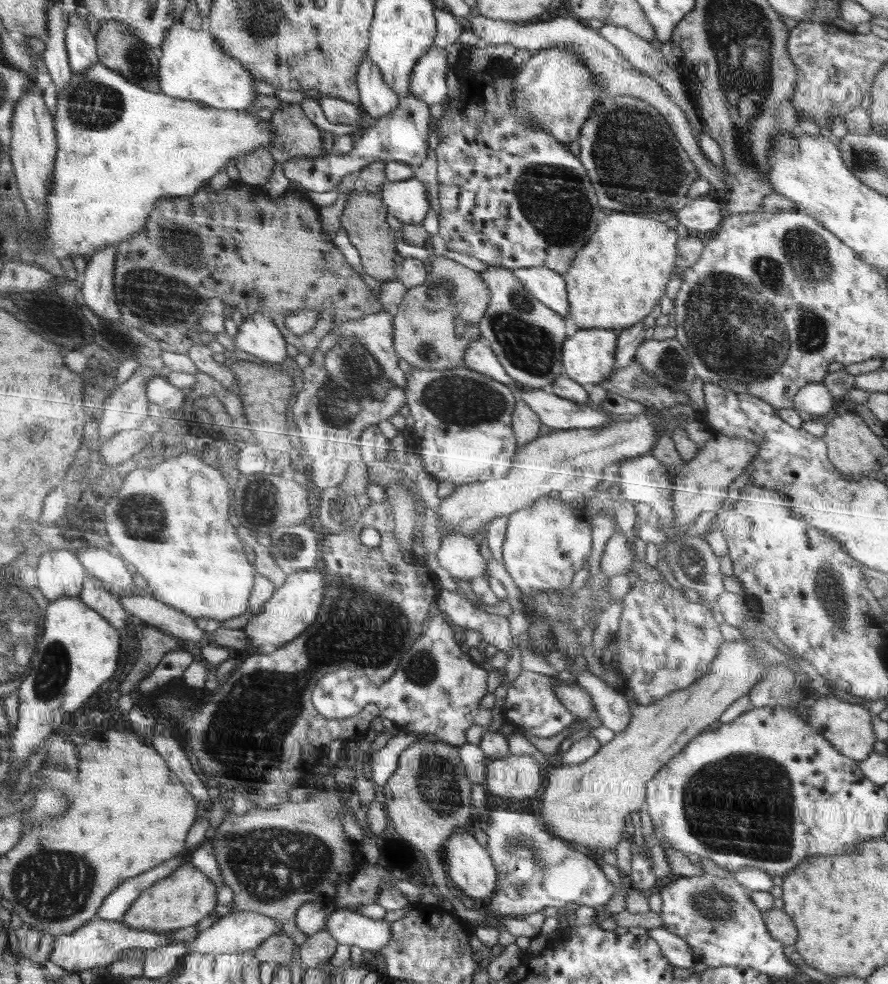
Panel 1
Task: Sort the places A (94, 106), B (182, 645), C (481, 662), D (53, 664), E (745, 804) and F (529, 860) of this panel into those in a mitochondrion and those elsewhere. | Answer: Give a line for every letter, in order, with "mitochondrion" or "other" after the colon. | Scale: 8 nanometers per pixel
A: mitochondrion
B: other
C: other
D: mitochondrion
E: mitochondrion
F: mitochondrion

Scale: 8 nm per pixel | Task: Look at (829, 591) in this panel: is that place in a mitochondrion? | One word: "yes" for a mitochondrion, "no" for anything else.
yes

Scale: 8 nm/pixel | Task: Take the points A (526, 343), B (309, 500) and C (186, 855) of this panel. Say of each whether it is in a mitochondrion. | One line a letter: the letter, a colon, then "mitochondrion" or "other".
A: mitochondrion
B: other
C: other

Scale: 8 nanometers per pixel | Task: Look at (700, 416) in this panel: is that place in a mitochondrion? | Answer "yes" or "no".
no

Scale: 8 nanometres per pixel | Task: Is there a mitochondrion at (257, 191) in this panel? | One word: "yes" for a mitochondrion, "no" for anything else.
no

